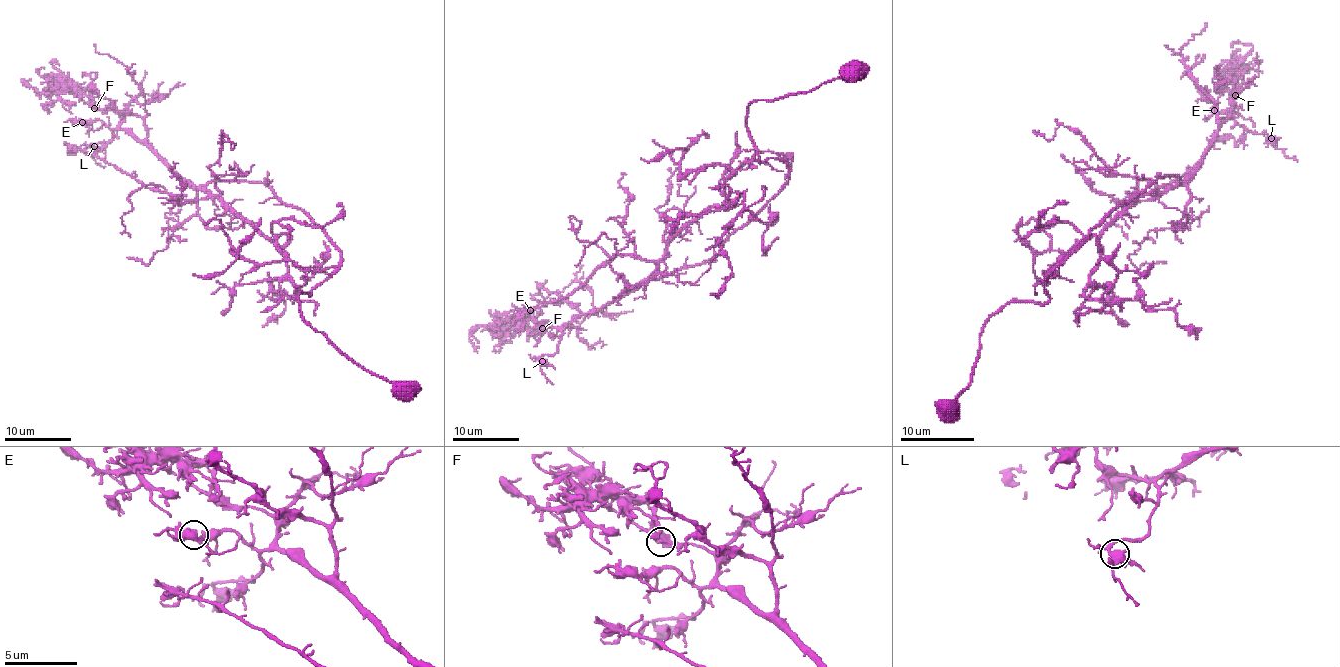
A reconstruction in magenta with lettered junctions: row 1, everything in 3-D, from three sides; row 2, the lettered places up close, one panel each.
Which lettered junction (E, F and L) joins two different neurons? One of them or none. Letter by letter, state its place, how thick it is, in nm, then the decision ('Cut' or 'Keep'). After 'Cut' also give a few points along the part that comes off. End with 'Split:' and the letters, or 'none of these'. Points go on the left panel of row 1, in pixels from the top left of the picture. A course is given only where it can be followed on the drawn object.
E: Place: (82, 122). Thickness 440 nm. Keep
F: Place: (94, 108). Thickness 440 nm. Cut. Course of the part to remove: (94, 108), (90, 105), (90, 92), (85, 89), (36, 92), (26, 82), (21, 82), (29, 89)
L: Place: (94, 146). Thickness 400 nm. Keep
Split: F

